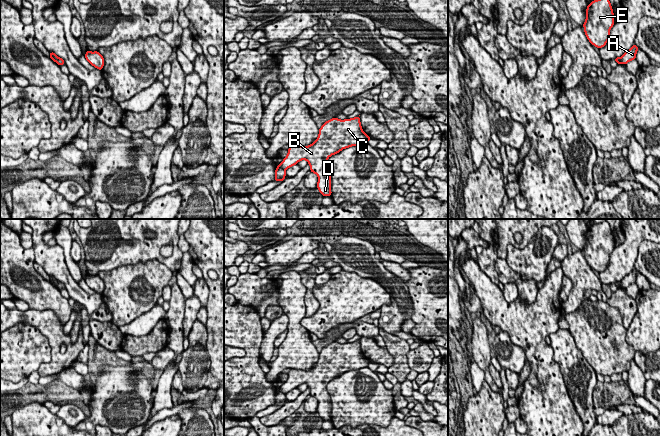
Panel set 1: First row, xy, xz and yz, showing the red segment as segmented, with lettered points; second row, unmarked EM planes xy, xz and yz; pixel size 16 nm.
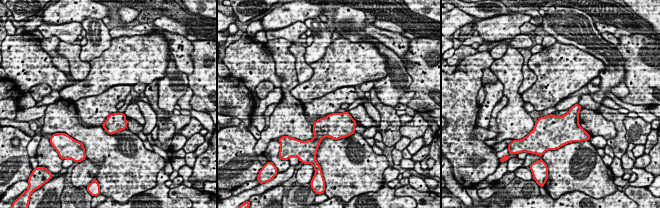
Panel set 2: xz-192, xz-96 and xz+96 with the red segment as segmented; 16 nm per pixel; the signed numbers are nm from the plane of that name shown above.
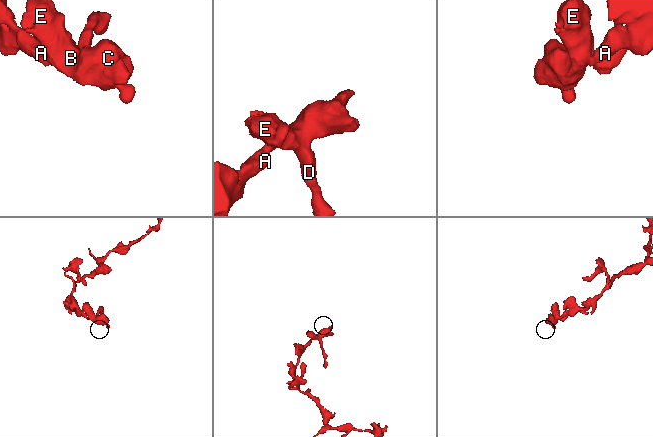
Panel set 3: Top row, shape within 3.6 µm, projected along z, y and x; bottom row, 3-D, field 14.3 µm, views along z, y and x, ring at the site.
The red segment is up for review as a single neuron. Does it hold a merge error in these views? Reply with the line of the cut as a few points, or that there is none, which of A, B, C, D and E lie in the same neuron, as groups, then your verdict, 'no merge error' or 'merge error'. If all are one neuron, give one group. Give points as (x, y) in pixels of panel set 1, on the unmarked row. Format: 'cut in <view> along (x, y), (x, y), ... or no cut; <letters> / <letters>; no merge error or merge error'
cut in xz along (278, 389), (284, 394); A / B C D E; merge error

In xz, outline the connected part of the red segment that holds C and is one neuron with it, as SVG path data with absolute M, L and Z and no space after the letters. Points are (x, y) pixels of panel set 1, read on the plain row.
M359 340L345 344L335 341L323 347L318 362L311 369L290 369L287 380L278 390L286 394L306 384L310 395L318 400L319 416L322 420L331 420L331 398L326 388L328 382L345 372L368 367L370 362L362 354Z

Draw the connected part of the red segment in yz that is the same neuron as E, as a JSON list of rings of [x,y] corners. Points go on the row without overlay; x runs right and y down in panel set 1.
[[[606,220],[588,228],[583,251],[585,259],[592,269],[599,273],[604,271],[609,264],[610,253],[614,248],[612,230]]]

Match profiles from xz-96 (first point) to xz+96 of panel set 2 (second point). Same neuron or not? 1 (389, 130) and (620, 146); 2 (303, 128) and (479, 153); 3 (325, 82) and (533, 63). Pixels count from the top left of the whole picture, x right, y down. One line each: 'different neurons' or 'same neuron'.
1: same neuron
2: different neurons
3: same neuron

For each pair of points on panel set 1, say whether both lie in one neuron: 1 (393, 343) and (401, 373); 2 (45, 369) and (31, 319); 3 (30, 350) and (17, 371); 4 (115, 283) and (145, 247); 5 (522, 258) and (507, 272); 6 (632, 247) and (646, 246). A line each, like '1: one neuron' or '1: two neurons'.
1: one neuron
2: one neuron
3: one neuron
4: two neurons
5: two neurons
6: two neurons

